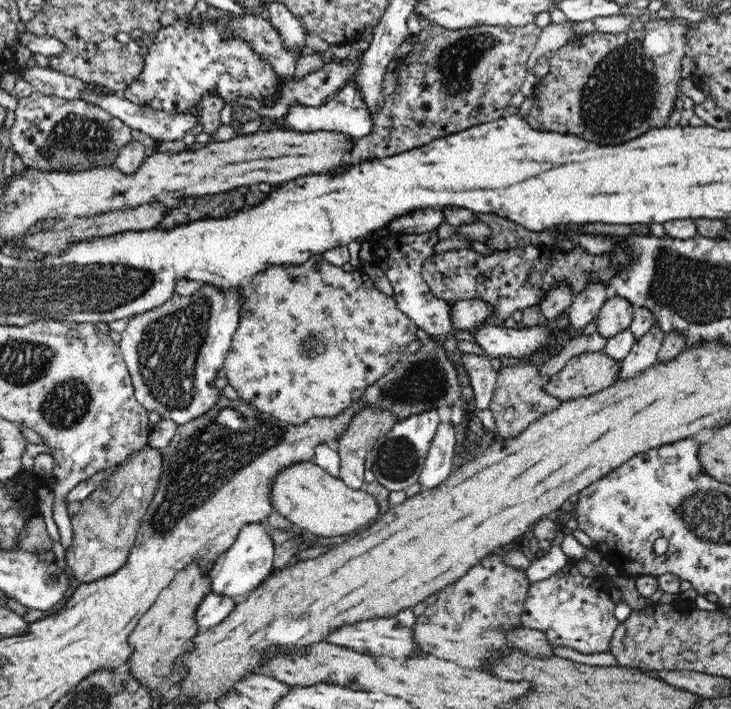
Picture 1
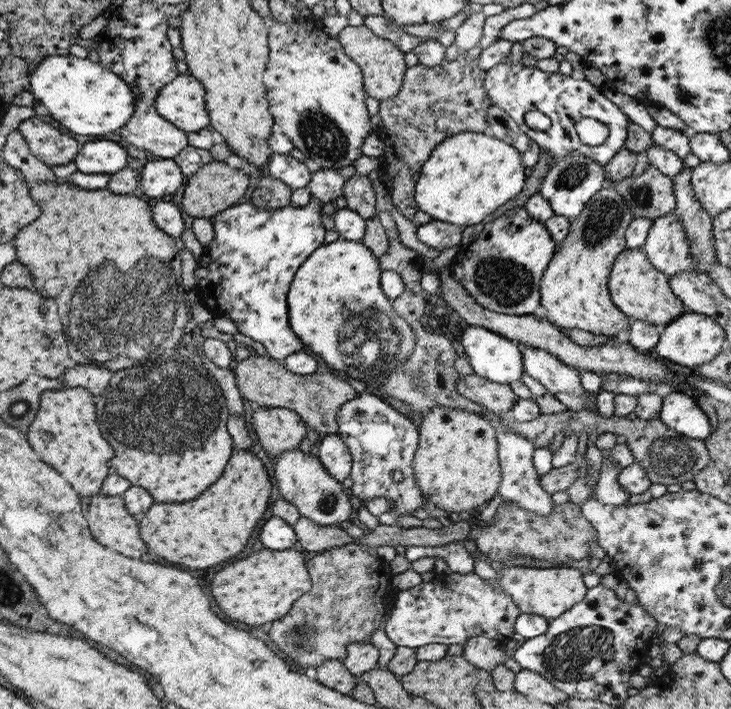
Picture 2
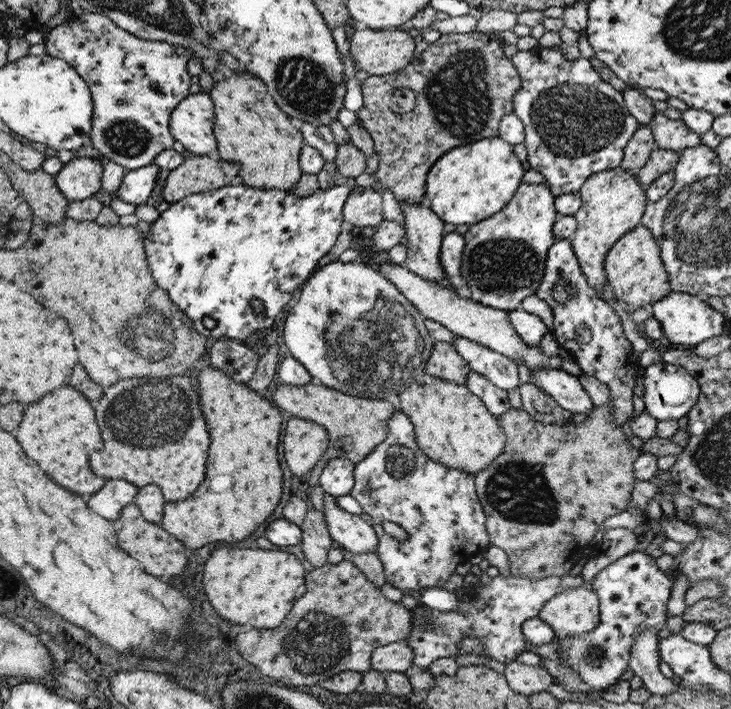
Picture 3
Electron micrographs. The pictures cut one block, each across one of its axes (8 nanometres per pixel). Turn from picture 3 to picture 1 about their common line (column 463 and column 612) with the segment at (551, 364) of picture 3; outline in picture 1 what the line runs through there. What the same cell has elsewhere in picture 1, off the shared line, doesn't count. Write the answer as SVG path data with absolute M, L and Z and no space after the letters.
M620 296L608 299L595 318L596 332L606 340L629 330L633 319L633 306Z

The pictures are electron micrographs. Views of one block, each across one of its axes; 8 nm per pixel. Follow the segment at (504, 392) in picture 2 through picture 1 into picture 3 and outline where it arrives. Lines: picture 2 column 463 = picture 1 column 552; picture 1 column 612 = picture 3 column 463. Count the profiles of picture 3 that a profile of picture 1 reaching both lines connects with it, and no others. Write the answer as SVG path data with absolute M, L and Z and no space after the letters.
M433 341L432 349L427 357L427 362L423 371L435 378L464 385L464 382L466 381L466 374L471 371L471 369L469 365L467 365L467 362L465 362L464 358L459 356L452 345L448 342Z

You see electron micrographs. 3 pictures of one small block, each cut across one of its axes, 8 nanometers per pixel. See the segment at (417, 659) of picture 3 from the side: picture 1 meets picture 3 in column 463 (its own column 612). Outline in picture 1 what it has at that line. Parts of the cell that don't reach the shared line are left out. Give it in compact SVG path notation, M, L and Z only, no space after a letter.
M576 563L567 564L547 580L541 579L529 587L522 626L546 634L554 646L567 646L582 654L609 652L610 640L620 622L615 617L611 588L598 579L582 576Z

